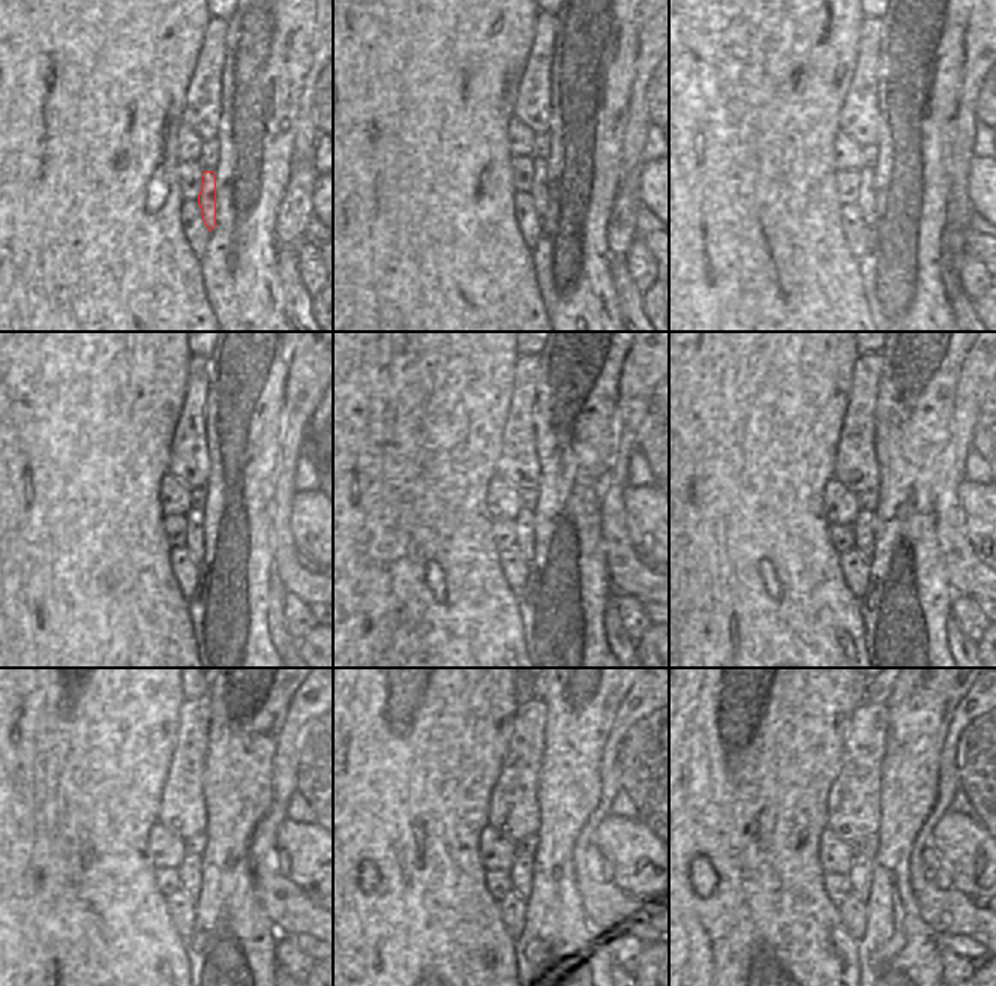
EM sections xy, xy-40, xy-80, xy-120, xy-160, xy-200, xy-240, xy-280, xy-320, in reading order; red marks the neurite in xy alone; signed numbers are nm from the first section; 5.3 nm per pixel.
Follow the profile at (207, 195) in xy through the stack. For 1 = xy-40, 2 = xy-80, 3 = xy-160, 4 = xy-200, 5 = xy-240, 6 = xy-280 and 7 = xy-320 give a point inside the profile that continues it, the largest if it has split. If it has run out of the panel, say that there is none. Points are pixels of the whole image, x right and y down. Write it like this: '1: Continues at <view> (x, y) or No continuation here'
1: Continues at xy-40 (539, 195)
2: Continues at xy-80 (866, 197)
3: Continues at xy-160 (525, 520)
4: Continues at xy-200 (863, 526)
5: Continues at xy-240 (189, 871)
6: Continues at xy-280 (522, 871)
7: Continues at xy-320 (860, 874).

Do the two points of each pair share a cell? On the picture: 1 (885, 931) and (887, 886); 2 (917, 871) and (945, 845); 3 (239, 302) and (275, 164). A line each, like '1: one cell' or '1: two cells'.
1: one cell
2: two cells
3: one cell

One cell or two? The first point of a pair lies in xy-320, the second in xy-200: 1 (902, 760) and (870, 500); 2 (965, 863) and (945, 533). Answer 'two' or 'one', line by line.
1: two
2: two

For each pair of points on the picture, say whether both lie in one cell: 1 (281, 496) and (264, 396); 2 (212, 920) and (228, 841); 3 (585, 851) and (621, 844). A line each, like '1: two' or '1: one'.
1: two
2: one
3: two

